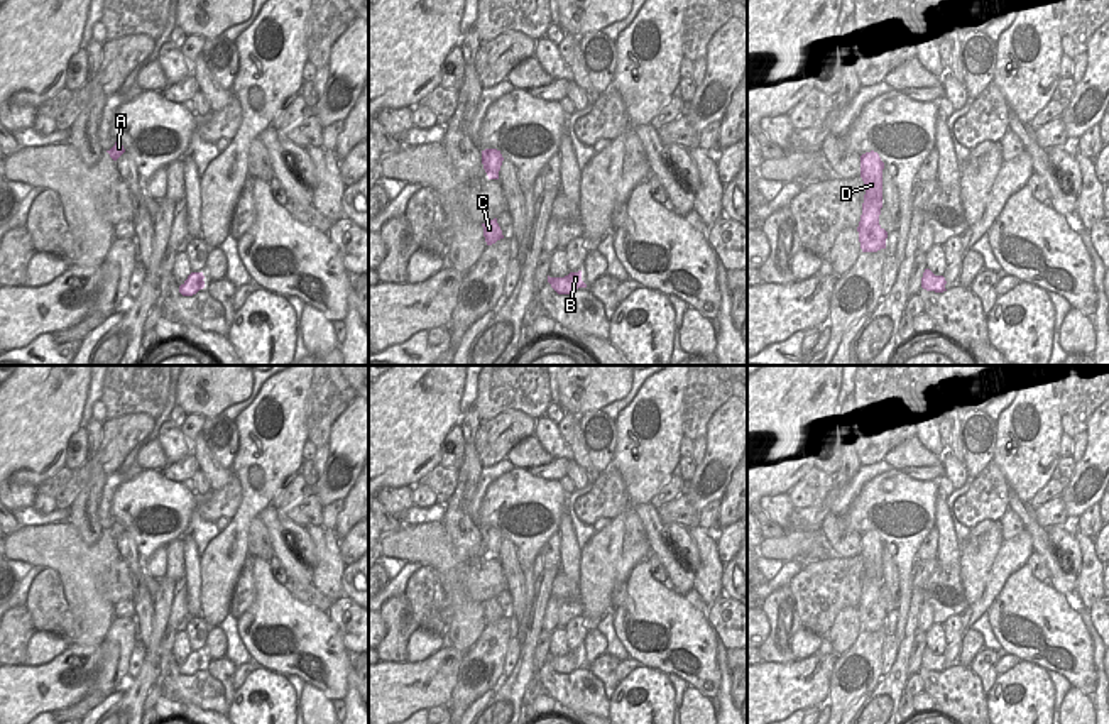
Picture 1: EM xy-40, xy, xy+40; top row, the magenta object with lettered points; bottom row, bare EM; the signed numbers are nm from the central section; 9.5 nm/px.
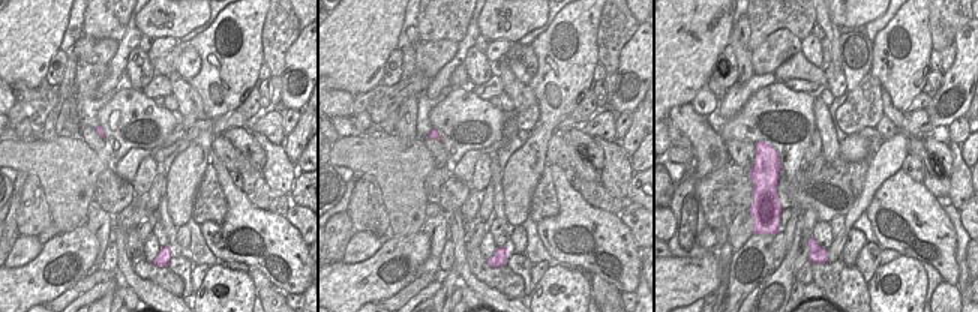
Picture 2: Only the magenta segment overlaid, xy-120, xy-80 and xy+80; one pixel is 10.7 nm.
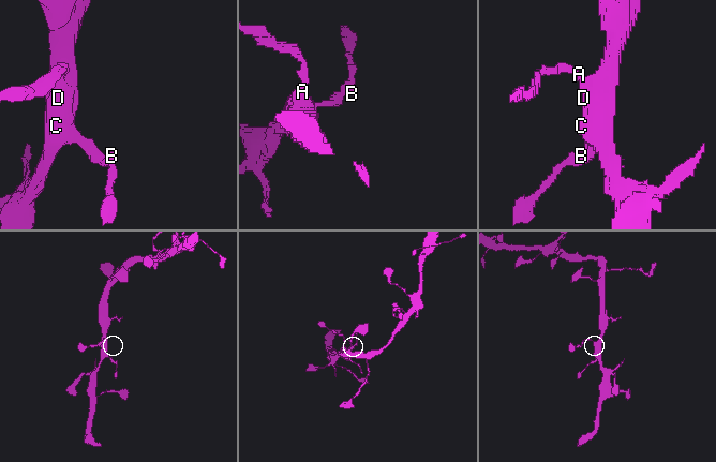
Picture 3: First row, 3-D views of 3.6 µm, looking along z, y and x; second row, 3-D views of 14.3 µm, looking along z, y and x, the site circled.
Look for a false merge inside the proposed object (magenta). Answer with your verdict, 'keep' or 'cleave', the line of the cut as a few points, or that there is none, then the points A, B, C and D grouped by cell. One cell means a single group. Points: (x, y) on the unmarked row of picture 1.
keep; no cut; A B C D

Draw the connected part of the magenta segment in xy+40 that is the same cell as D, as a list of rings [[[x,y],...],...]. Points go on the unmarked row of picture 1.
[[[871,529],[860,535],[860,557],[866,573],[857,611],[862,631],[886,628],[888,611],[879,604],[882,587],[882,548],[884,541],[877,531]]]

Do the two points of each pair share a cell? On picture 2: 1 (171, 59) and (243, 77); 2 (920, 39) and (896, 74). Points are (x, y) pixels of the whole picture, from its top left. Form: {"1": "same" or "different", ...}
{"1": "same", "2": "same"}

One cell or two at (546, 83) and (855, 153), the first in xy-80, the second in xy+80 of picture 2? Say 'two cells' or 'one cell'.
two cells

